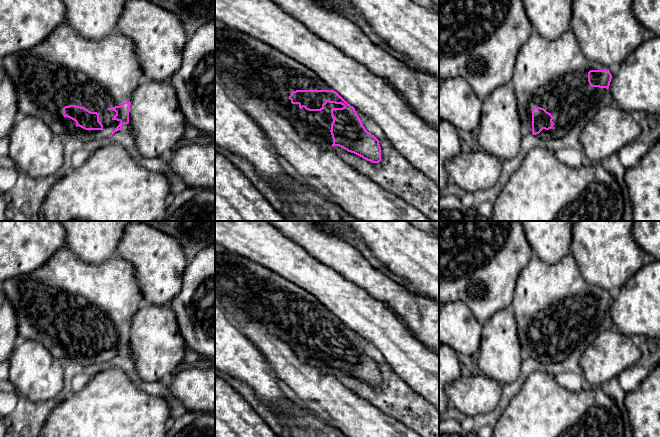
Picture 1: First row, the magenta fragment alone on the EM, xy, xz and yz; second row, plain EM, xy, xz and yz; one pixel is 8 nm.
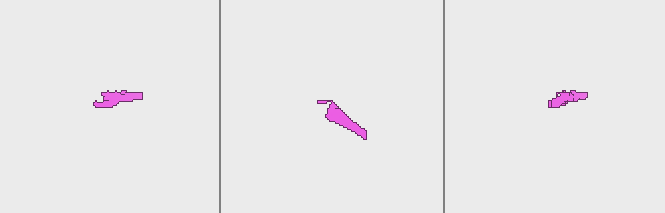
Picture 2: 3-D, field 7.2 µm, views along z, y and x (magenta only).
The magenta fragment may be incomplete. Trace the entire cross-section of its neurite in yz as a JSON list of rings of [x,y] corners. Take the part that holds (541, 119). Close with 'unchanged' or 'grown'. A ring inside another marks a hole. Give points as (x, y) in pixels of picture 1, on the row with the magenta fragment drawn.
[[[571,29],[554,40],[548,40],[534,31],[518,51],[510,82],[517,99],[522,133],[532,133],[549,141],[562,138],[576,125],[584,125],[597,112],[602,97],[609,89],[611,78],[609,67],[584,55]]]; grown

